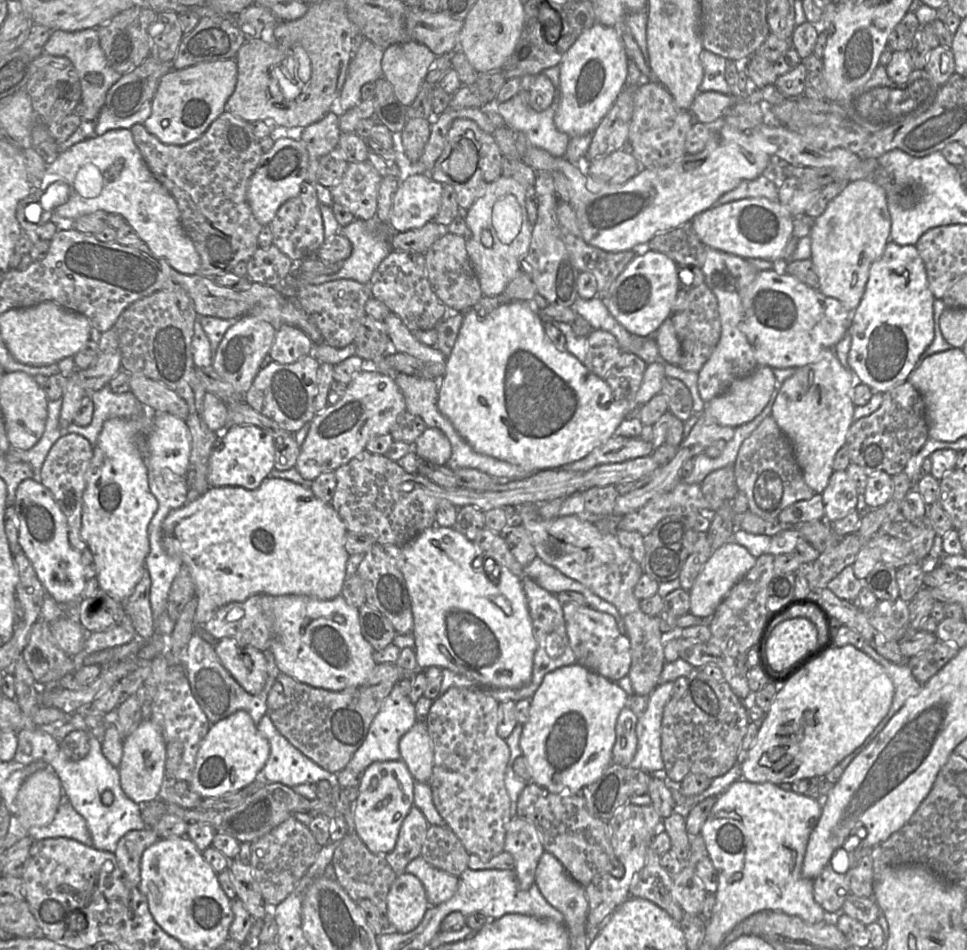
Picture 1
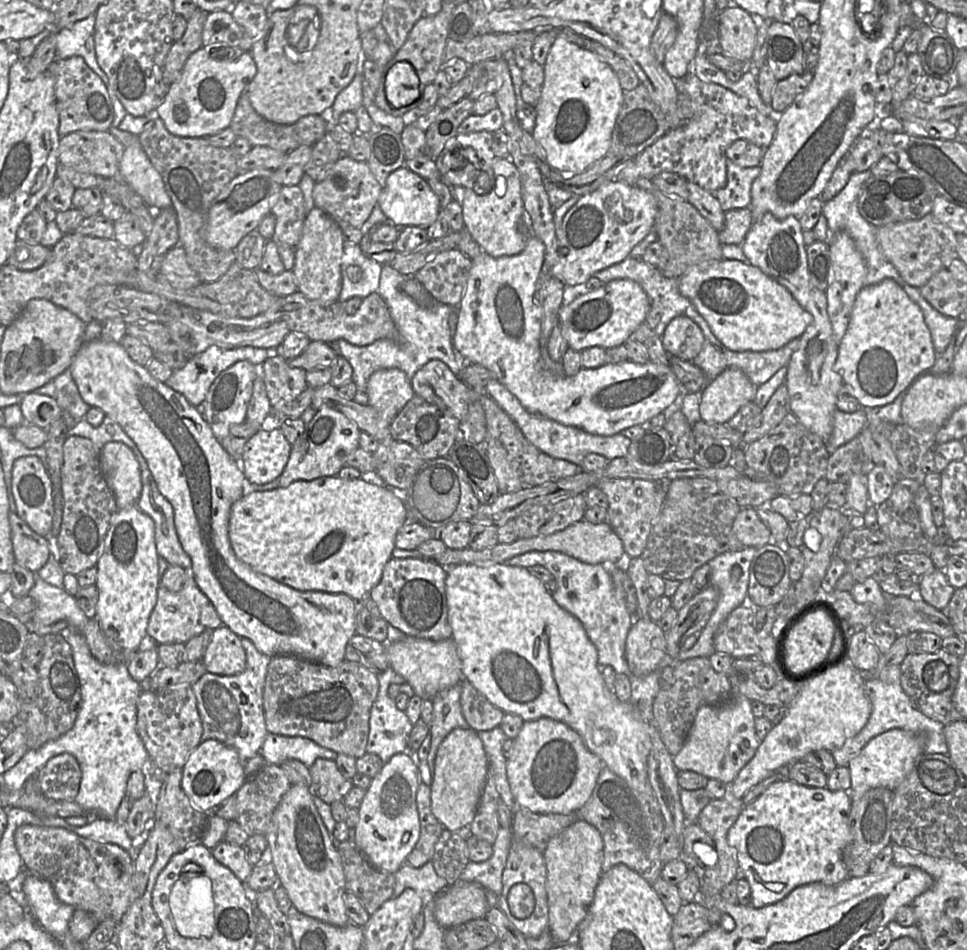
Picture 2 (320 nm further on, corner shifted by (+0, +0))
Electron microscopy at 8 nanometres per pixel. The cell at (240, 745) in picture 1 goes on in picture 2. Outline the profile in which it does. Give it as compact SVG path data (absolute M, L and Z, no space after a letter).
M214 739L201 741L182 769L182 789L191 803L204 813L209 813L228 797L235 795L246 780L244 765L236 750Z

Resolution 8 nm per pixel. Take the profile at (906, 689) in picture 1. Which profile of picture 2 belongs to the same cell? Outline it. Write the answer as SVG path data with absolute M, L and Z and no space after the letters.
M893 665L884 669L878 676L865 674L865 693L872 704L871 715L862 730L849 738L842 747L832 751L837 766L848 766L851 759L856 757L862 748L875 736L888 730L898 728L924 736L924 754L948 754L948 745L944 736L944 725L930 719L922 712L912 707L907 694L901 685L901 669Z

